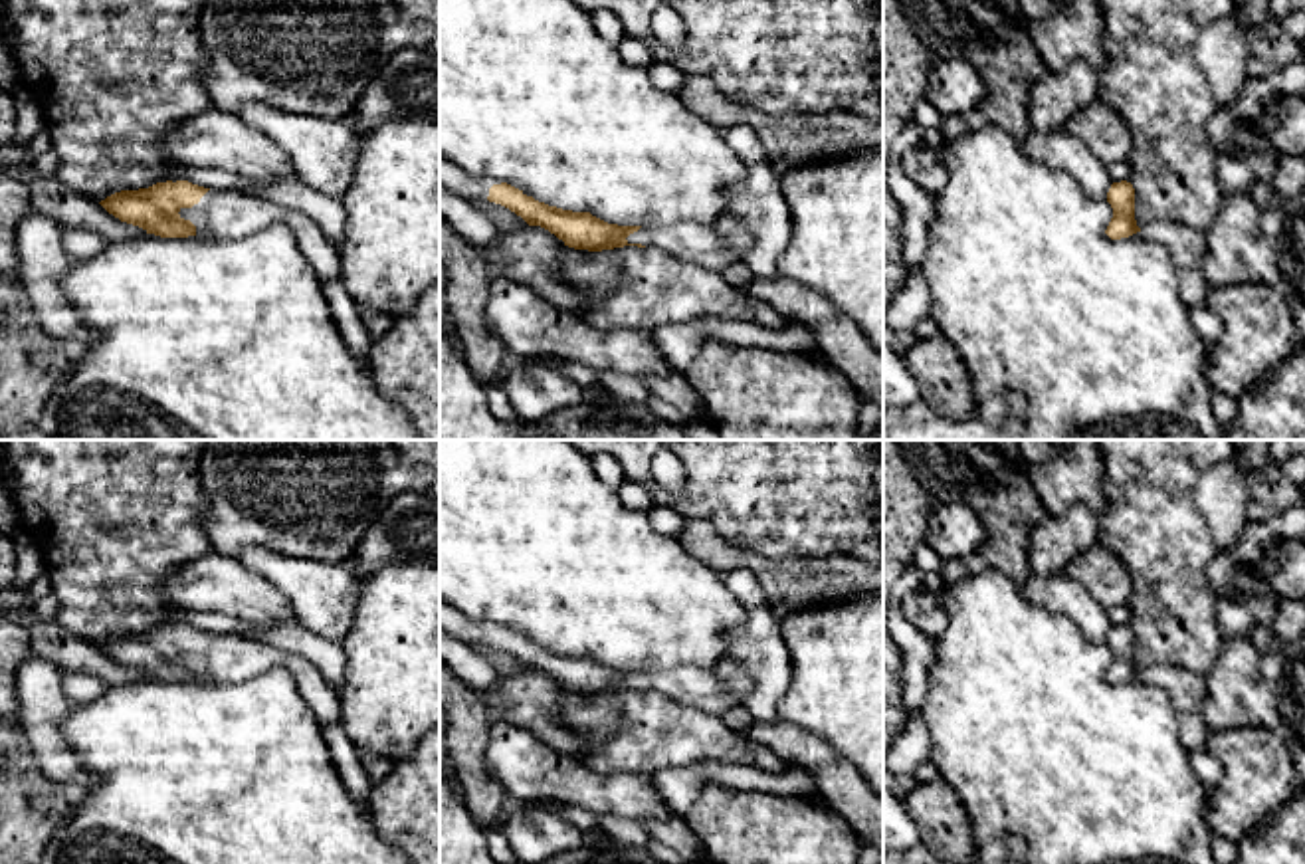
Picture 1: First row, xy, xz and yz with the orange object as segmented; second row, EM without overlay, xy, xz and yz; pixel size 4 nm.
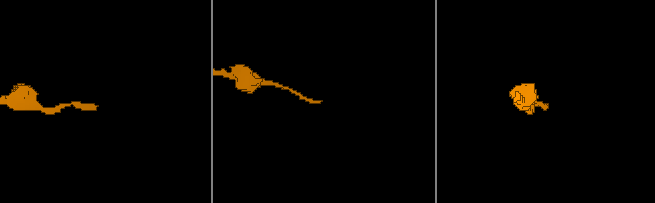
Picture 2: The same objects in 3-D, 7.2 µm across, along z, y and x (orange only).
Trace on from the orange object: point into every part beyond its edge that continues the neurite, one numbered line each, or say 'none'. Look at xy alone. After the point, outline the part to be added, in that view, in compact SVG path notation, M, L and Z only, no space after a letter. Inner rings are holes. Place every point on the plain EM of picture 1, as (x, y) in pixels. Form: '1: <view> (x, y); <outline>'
1: xy (220, 658); M222 632L208 634L198 648L180 652L178 658L196 670L196 682L212 684L240 684L271 668L287 668L323 731L343 785L358 805L366 805L372 785L362 765L362 751L343 727L339 692L309 662L285 656L253 638Z

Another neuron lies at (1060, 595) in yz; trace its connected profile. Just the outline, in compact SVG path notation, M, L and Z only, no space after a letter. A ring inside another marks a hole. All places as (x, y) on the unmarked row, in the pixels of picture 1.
M1032 573L1022 585L1022 594L1028 602L1071 620L1087 642L1107 644L1113 628L1107 608L1071 577L1038 577Z

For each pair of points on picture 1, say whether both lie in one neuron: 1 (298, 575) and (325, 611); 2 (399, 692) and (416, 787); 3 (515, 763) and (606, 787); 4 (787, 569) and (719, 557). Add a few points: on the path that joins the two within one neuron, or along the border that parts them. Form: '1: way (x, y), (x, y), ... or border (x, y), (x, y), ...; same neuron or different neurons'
1: way (305, 583), (325, 603); same neuron
2: border (418, 742), (406, 756), (393, 761); different neurons
3: way (537, 771), (561, 775), (585, 787); same neuron
4: way (771, 569), (735, 557); same neuron

